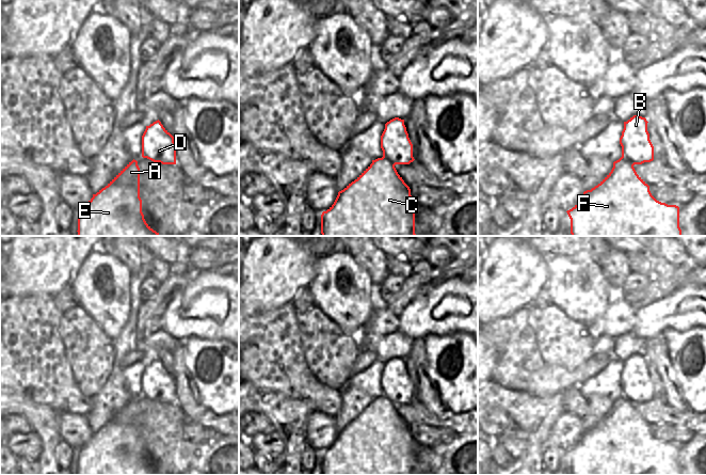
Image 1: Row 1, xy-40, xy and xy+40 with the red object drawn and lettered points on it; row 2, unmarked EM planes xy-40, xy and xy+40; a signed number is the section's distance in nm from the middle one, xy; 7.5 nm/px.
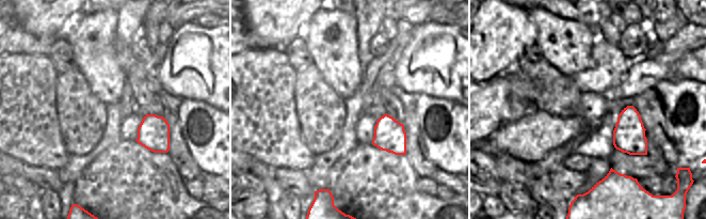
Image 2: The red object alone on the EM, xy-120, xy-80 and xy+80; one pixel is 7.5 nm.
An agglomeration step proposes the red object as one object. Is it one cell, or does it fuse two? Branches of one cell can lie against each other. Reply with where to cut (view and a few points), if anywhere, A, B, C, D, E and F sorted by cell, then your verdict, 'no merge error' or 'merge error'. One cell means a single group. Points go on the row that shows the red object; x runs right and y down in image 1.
cut none; groups A B C D E F; no merge error

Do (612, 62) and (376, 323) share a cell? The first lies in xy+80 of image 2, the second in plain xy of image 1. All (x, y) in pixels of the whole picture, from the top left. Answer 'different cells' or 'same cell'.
same cell

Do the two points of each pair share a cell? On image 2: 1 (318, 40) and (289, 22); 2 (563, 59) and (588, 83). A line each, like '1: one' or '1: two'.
1: two
2: two

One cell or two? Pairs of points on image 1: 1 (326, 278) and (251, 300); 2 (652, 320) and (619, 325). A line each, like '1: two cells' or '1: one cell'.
1: two cells
2: two cells

